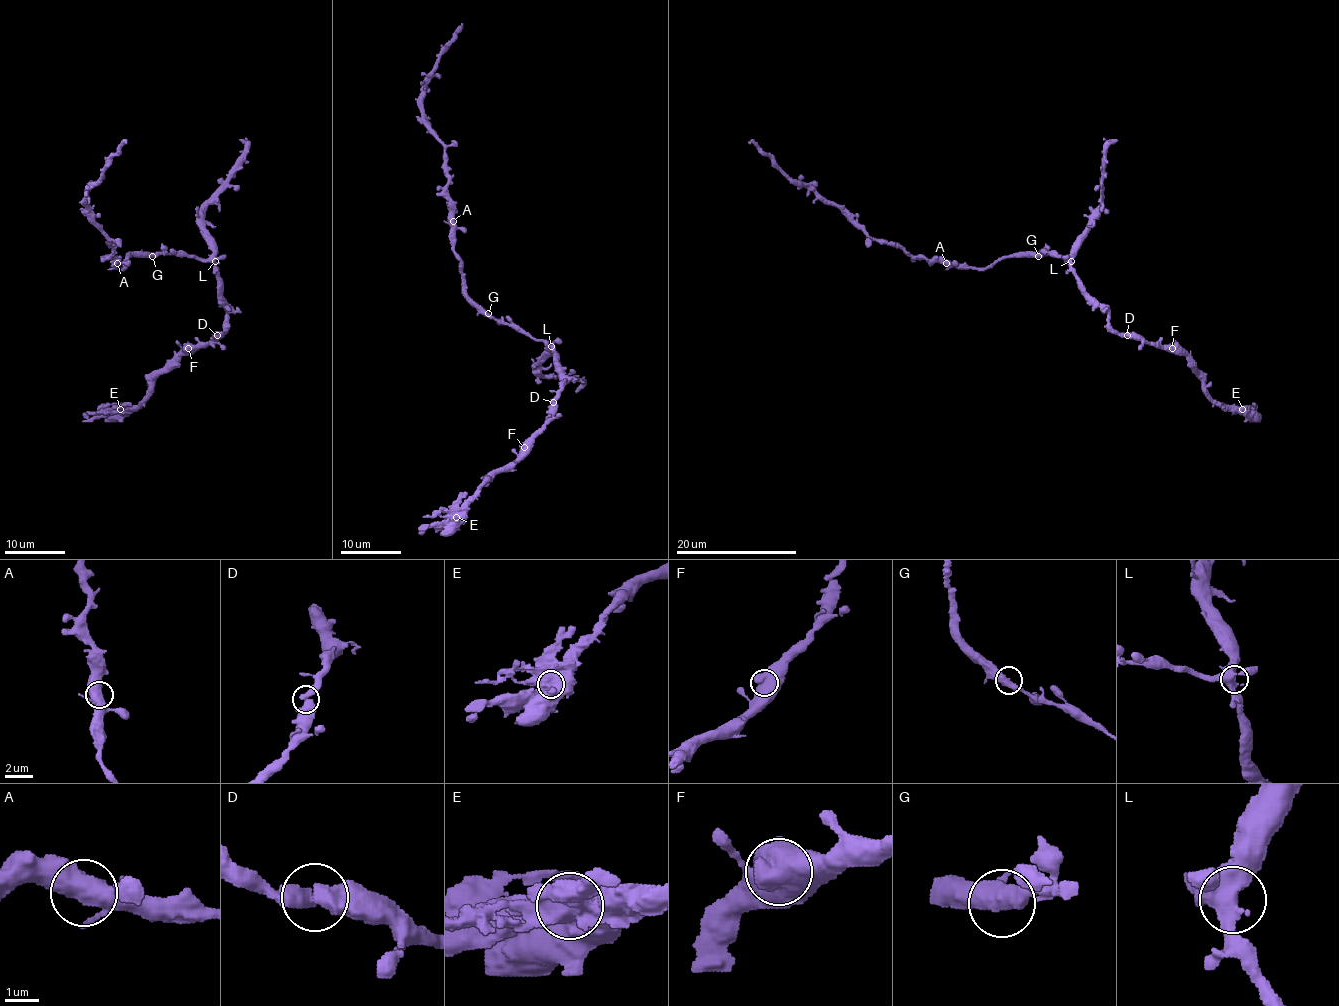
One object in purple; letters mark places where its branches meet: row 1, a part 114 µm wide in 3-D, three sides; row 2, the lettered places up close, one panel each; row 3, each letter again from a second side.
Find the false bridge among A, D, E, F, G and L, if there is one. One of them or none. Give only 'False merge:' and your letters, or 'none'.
False merge: E

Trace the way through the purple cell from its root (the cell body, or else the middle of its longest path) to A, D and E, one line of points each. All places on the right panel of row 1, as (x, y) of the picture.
A: (1048, 253), (1001, 258), (984, 268), (947, 264)
D: (1048, 253), (1058, 255), (1069, 265), (1077, 282), (1108, 312), (1108, 324), (1119, 333), (1126, 335)
E: (1048, 253), (1069, 265), (1077, 282), (1108, 312), (1114, 330), (1179, 350), (1213, 400), (1243, 409)

